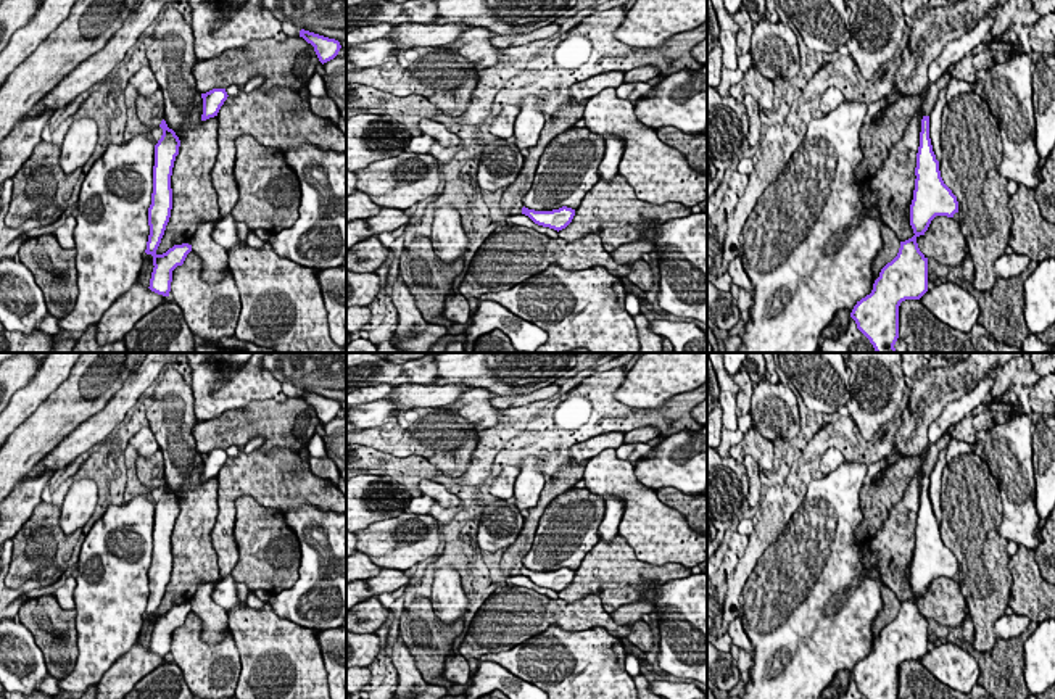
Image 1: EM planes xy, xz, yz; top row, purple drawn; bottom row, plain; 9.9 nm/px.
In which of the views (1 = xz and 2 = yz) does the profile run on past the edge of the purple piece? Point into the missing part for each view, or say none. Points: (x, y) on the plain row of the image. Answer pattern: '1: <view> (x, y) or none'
1: none
2: none

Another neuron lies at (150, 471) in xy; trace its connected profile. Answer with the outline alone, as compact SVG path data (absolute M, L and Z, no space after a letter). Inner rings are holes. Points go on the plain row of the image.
M158 449L153 456L143 457L137 456L135 461L137 478L147 491L153 491L159 488L164 478L164 457L163 453Z

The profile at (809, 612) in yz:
M868 457L865 462L844 462L830 475L812 480L802 504L757 560L757 577L746 581L739 598L741 622L754 646L754 662L741 699L821 699L821 693L839 672L852 673L854 667L871 654L871 623L883 609L883 580L876 570L878 554L870 549L870 541L860 543L855 535L863 520L860 490L868 462Z

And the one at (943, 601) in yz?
M936 577L928 591L916 598L916 604L925 618L934 618L950 630L965 620L966 602L954 578Z

